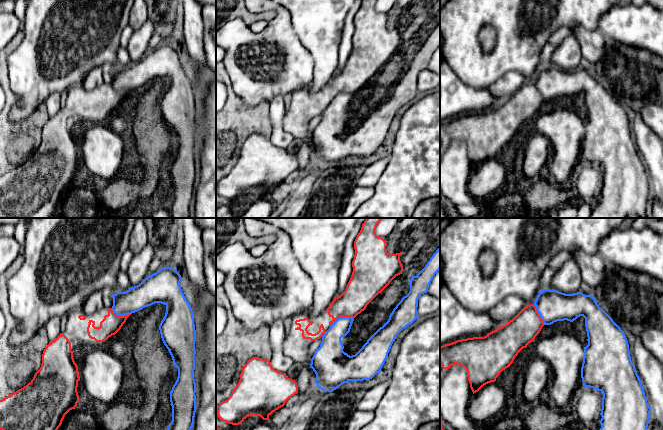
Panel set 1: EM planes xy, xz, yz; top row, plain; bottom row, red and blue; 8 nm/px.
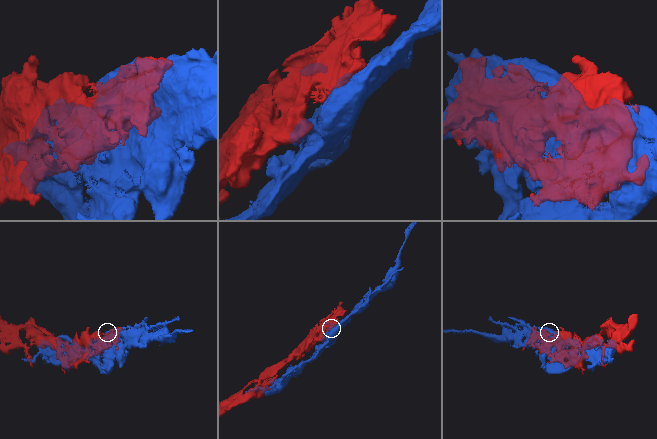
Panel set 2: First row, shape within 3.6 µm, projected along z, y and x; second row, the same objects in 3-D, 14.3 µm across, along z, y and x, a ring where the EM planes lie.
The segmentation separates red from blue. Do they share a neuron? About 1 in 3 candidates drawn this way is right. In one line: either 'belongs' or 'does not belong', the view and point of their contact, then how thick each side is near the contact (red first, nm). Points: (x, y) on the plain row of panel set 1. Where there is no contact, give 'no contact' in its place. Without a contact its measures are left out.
belongs; meets red in xz at (341, 92); 220 nm thick on the red side, 170 nm on the other

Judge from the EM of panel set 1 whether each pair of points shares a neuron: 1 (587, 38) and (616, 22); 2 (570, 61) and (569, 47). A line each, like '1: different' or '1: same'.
1: different
2: same

